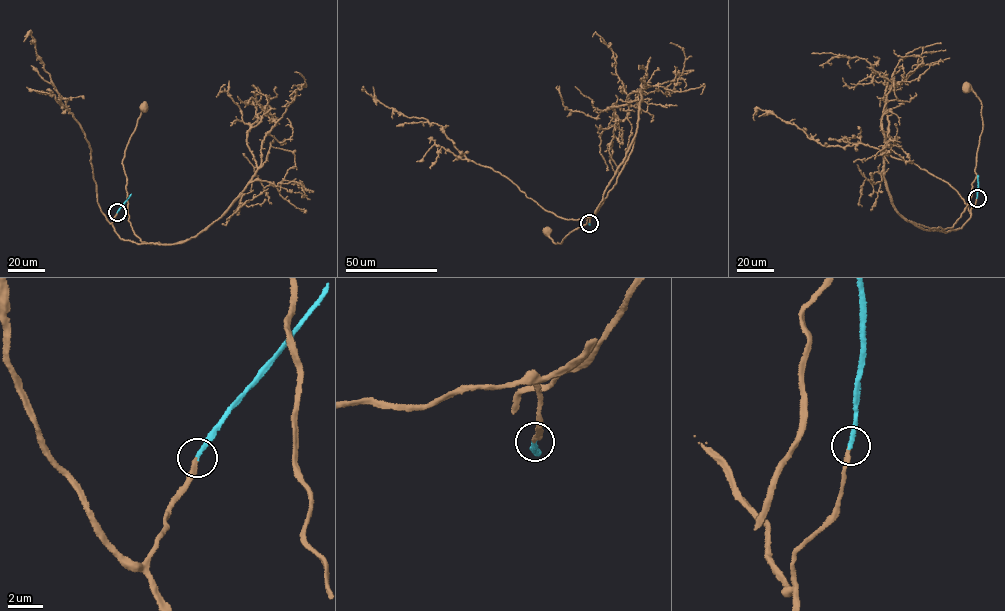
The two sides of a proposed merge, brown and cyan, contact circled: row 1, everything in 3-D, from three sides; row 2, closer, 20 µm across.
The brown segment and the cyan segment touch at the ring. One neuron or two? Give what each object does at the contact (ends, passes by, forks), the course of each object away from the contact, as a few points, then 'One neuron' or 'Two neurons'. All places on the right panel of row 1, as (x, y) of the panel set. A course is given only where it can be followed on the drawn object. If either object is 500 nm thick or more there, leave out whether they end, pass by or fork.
At the ring brown ends. At the ring cyan ends. Course of brown: (976, 197), (961, 228), (946, 232), (915, 226), (952, 227), (972, 195), (983, 124), (981, 102), (967, 87). Course of cyan: (976, 197), (978, 175). One neuron

